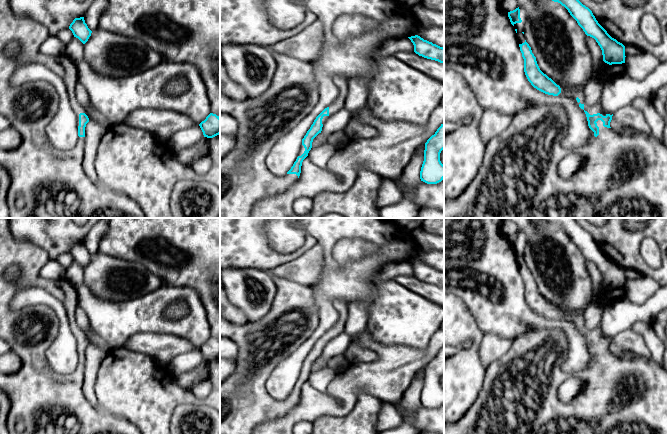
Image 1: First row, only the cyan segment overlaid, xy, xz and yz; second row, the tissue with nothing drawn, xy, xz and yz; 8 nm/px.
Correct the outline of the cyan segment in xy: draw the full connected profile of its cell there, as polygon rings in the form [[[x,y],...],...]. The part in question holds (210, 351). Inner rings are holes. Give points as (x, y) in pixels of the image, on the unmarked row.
[[[210,337],[199,350],[204,361],[213,362],[220,358],[220,341],[216,338]]]

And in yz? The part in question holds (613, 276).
[[[538,218],[542,223],[552,224],[564,230],[587,260],[596,264],[602,274],[603,285],[609,289],[625,287],[625,270],[612,262],[598,247],[592,235],[574,218]]]

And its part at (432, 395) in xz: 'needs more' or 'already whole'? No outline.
already whole

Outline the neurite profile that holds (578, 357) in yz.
[[[571,325],[563,326],[561,331],[568,339],[567,357],[562,364],[562,370],[574,373],[587,368],[592,361],[592,354],[588,350],[584,334]]]

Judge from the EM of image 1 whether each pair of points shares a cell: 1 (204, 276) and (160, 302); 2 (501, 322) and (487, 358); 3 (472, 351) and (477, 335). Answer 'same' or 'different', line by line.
1: different
2: different
3: same

